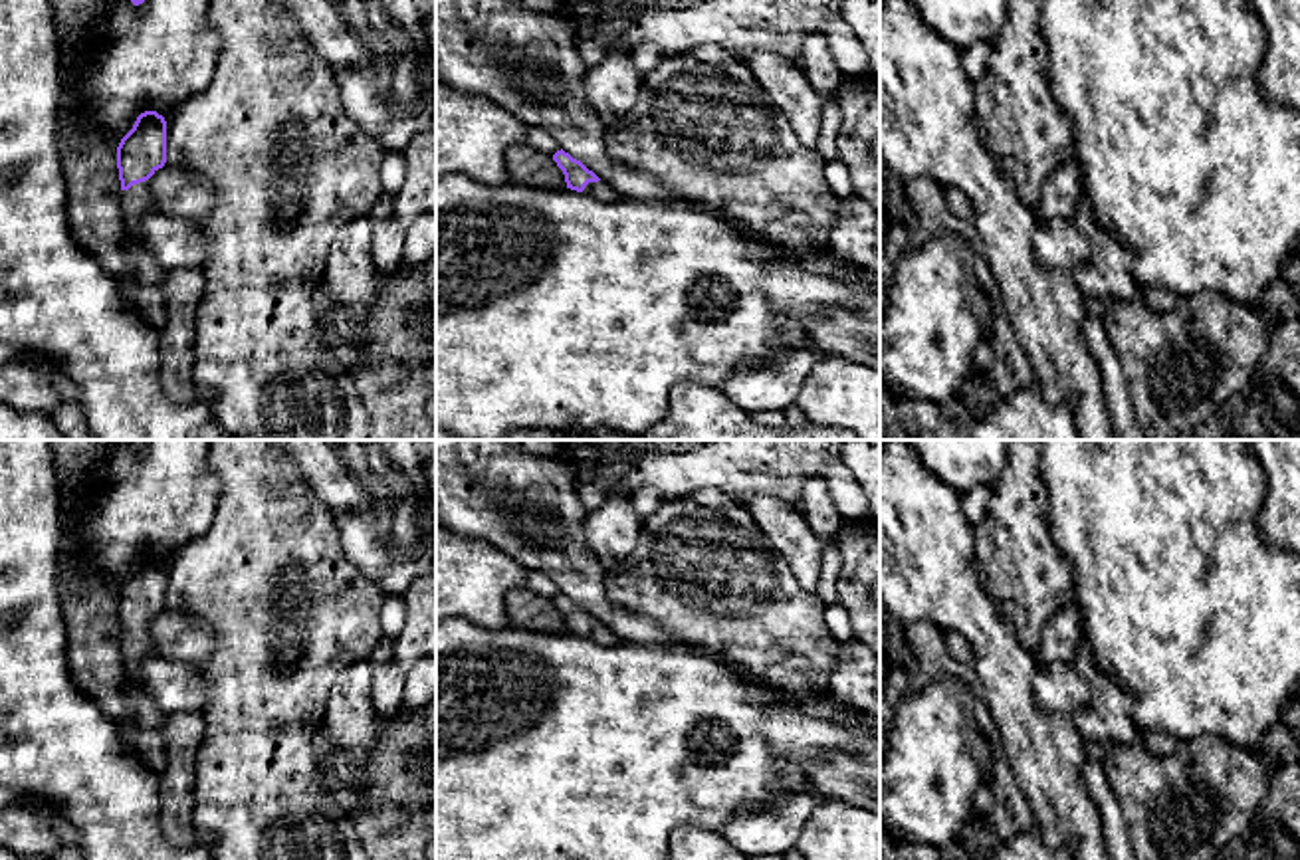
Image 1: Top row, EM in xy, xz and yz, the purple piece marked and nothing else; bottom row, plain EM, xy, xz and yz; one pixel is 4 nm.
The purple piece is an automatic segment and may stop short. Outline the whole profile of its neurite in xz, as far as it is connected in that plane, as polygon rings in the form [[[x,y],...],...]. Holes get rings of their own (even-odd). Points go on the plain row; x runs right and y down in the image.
[[[563,592],[553,598],[553,604],[563,614],[567,632],[585,636],[598,646],[618,644],[616,634],[608,626],[600,624],[593,614]]]

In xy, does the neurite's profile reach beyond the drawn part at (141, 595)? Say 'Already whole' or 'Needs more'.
Needs more

